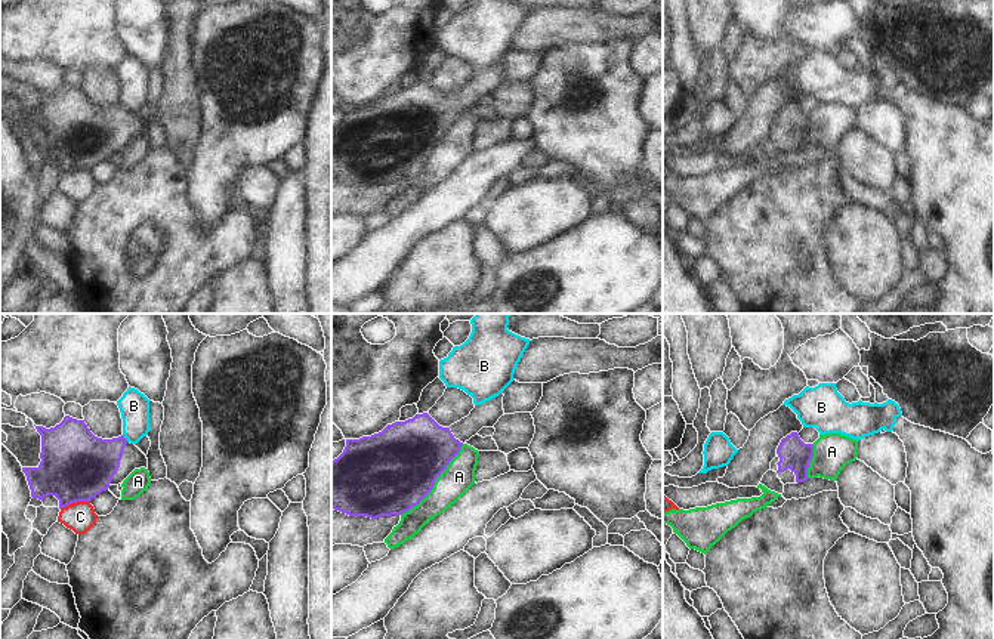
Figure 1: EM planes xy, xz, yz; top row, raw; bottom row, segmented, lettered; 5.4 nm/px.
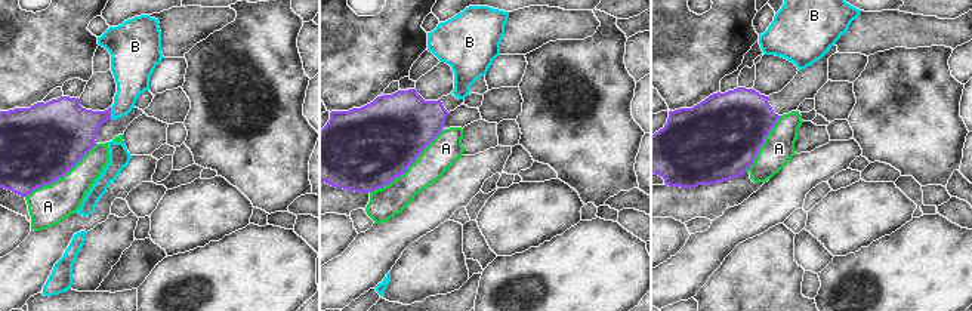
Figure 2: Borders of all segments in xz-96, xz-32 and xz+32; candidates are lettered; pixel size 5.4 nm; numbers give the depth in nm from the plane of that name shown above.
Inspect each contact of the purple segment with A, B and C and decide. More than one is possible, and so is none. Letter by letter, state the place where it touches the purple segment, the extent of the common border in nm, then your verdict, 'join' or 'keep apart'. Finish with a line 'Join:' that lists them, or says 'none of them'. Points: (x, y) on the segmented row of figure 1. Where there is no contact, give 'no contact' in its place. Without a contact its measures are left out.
A: xz (434, 482) | 500 nm | keep apart
B: xy (124, 438) | 50 nm | keep apart
C: xy (74, 502) | 170 nm | keep apart
Join: none of them

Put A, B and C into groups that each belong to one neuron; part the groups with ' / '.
A / B / C

